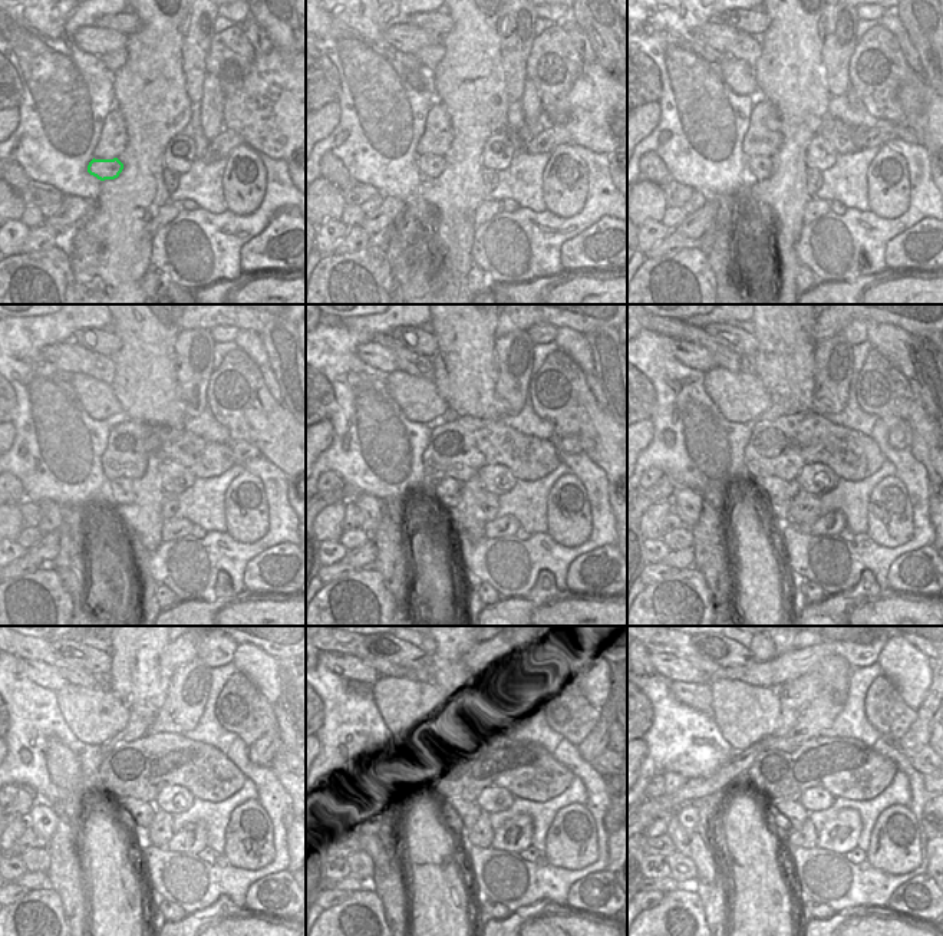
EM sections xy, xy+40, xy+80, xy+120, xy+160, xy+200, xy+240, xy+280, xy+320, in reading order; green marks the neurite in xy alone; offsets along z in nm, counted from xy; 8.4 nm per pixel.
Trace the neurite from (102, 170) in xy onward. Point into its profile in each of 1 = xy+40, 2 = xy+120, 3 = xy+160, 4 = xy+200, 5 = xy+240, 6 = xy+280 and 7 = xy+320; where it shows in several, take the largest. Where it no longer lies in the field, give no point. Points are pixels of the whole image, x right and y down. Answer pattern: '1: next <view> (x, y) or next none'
1: next xy+40 (429, 165)
2: next xy+120 (122, 491)
3: next xy+160 (447, 491)
4: next xy+200 (778, 493)
5: next xy+240 (141, 814)
6: next xy+280 (468, 813)
7: next xy+320 (794, 814)

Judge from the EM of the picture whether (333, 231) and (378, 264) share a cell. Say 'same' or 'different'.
different

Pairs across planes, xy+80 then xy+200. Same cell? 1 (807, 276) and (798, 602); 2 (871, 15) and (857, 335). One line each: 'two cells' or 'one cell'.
1: two cells
2: one cell

